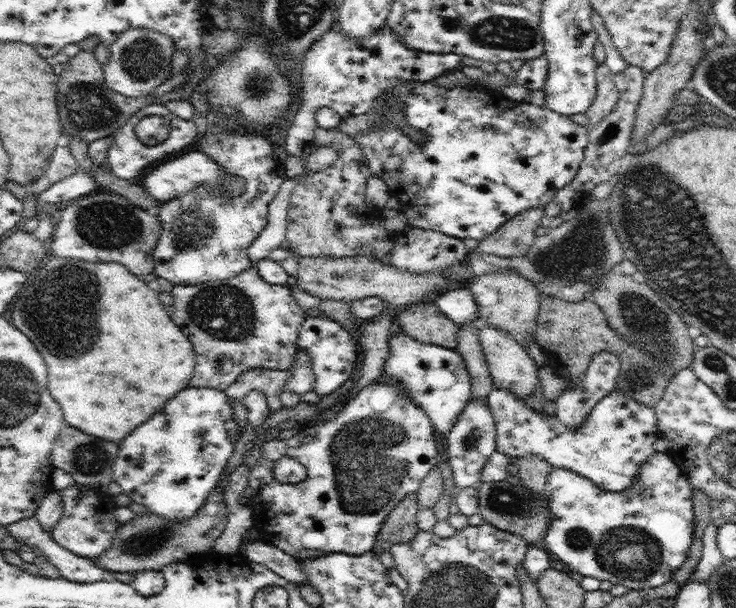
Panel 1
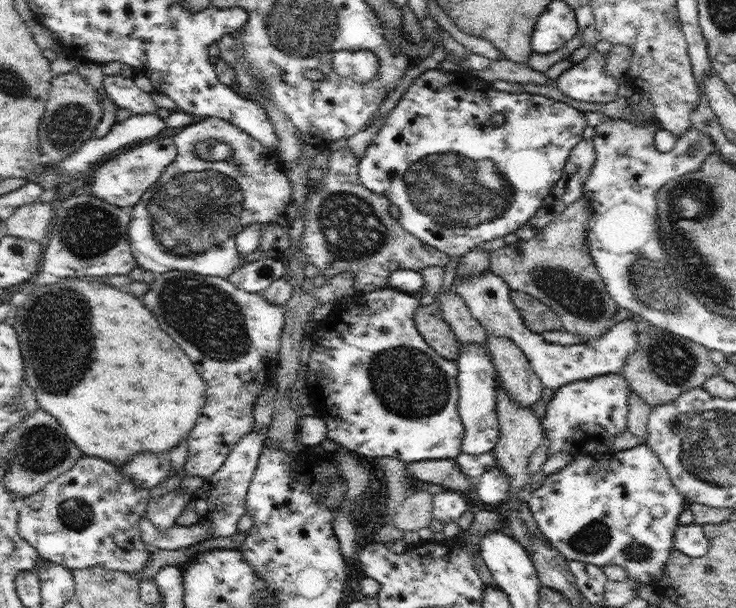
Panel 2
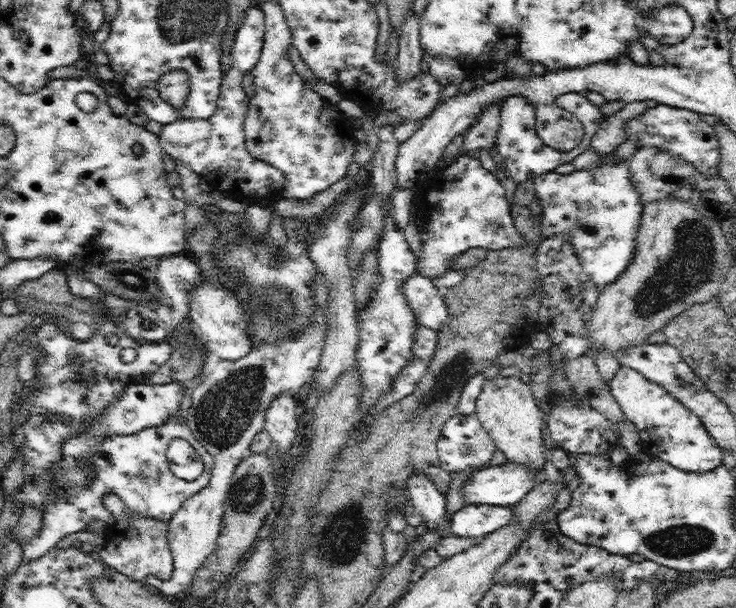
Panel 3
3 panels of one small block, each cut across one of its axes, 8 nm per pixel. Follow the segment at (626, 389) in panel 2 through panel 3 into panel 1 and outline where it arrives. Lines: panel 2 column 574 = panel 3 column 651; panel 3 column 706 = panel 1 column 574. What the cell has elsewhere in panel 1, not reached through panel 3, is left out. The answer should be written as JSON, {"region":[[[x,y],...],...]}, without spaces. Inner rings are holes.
{"region":[[[495,388],[486,399],[495,422],[498,452],[509,458],[529,457],[531,454],[544,457],[553,468],[562,467],[573,470],[589,478],[596,486],[604,490],[622,492],[637,484],[641,464],[653,456],[655,453],[653,444],[661,437],[655,408],[622,394],[618,389],[614,389],[610,394],[601,398],[600,402],[594,405],[586,422],[576,430],[570,430],[556,417],[534,411],[528,403],[515,397],[515,394],[509,390]]]}

